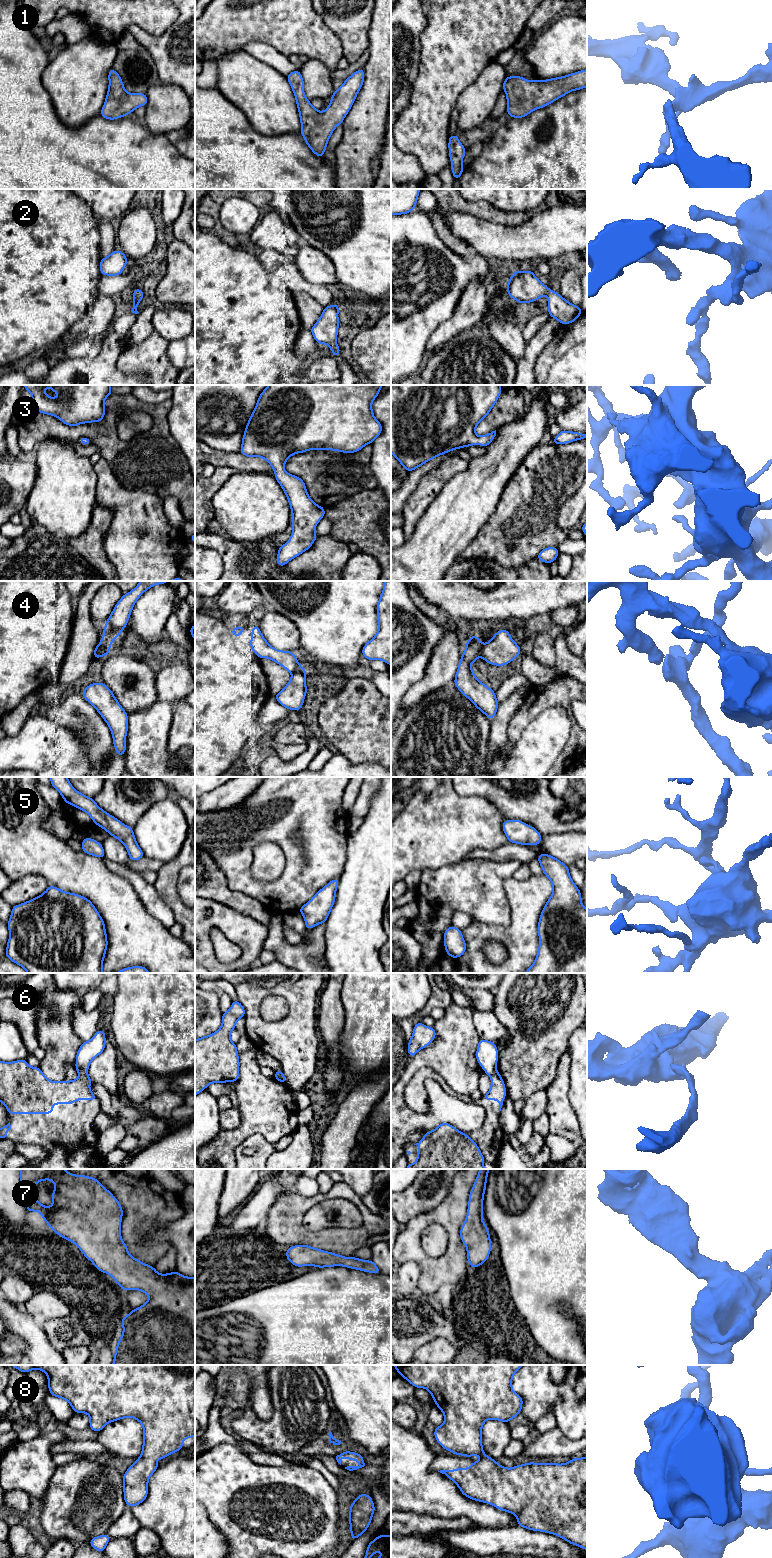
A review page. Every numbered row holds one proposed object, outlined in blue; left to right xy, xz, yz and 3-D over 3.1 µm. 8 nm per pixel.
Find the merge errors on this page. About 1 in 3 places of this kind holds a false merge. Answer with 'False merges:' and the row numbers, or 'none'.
False merges: 6

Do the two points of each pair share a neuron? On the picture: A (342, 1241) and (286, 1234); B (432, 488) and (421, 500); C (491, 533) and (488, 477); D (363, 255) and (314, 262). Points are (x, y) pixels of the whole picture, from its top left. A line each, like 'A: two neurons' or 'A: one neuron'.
A: one neuron
B: one neuron
C: two neurons
D: two neurons

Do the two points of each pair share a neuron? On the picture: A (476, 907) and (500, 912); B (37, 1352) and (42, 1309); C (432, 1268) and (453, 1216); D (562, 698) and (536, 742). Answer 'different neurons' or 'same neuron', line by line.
A: same neuron
B: different neurons
C: same neuron
D: different neurons

